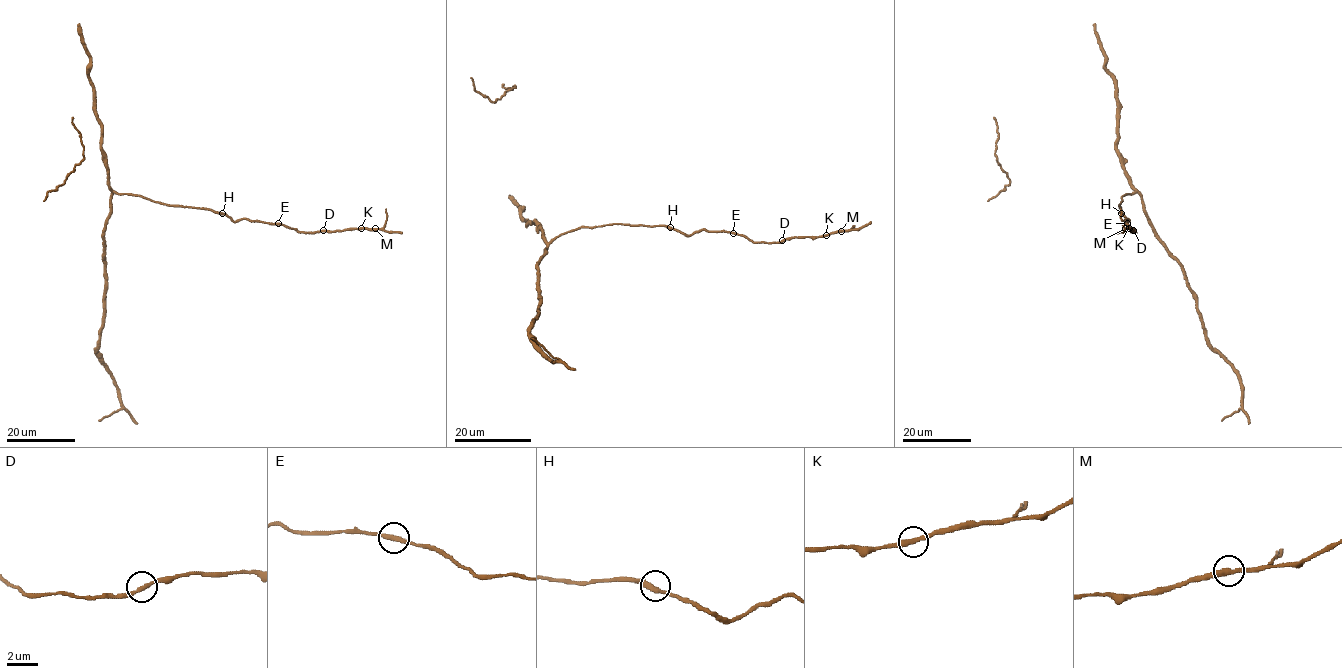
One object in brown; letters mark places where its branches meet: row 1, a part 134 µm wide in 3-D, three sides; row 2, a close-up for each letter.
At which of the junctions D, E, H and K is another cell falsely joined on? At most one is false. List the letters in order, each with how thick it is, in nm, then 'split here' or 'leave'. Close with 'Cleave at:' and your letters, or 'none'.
D: 260 nm | leave
E: 300 nm | leave
H: 340 nm | leave
K: 320 nm | leave
Cleave at: none

